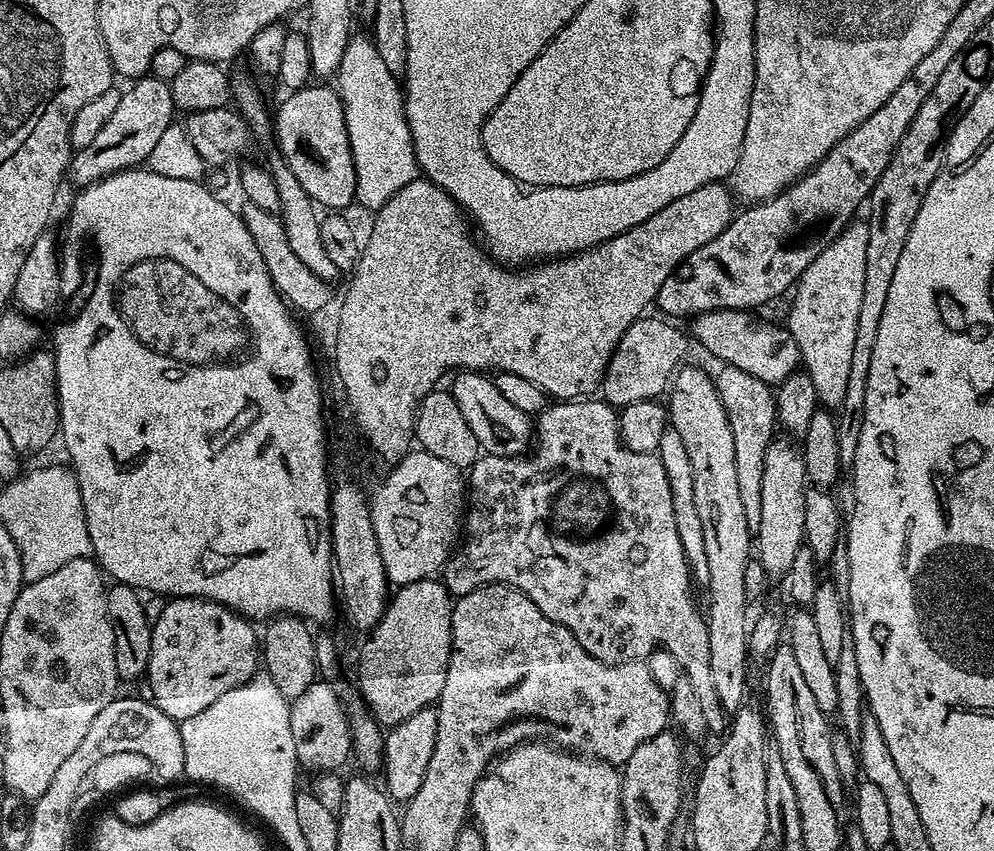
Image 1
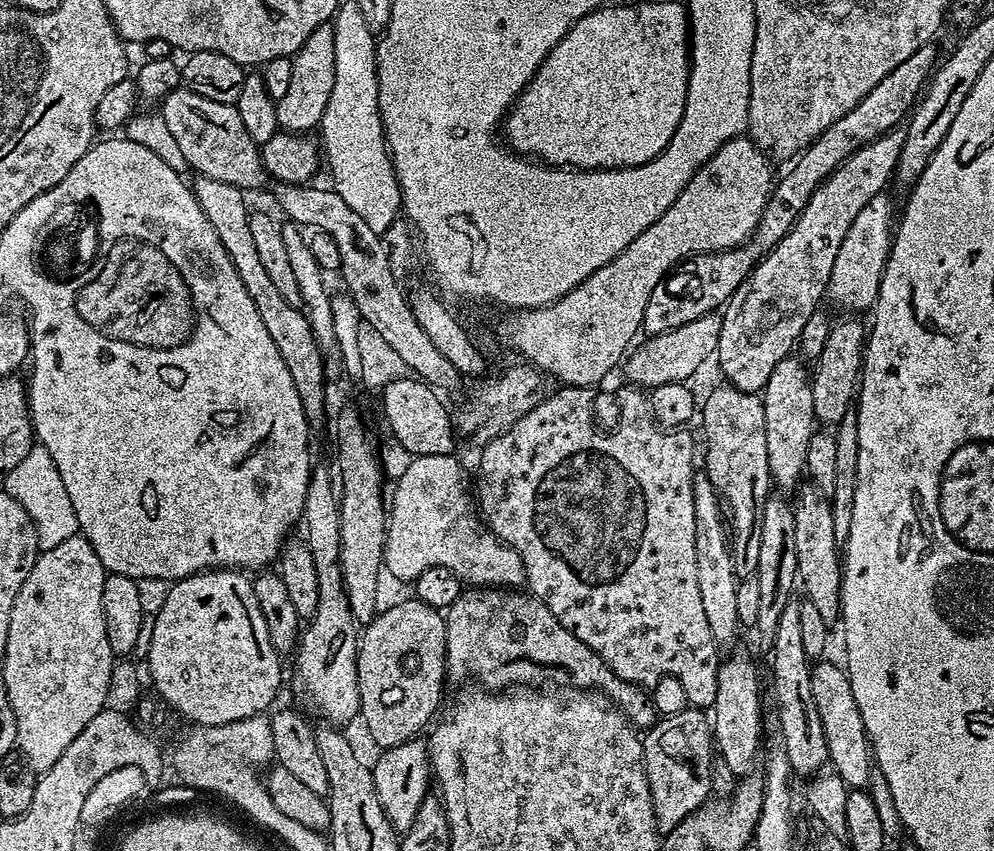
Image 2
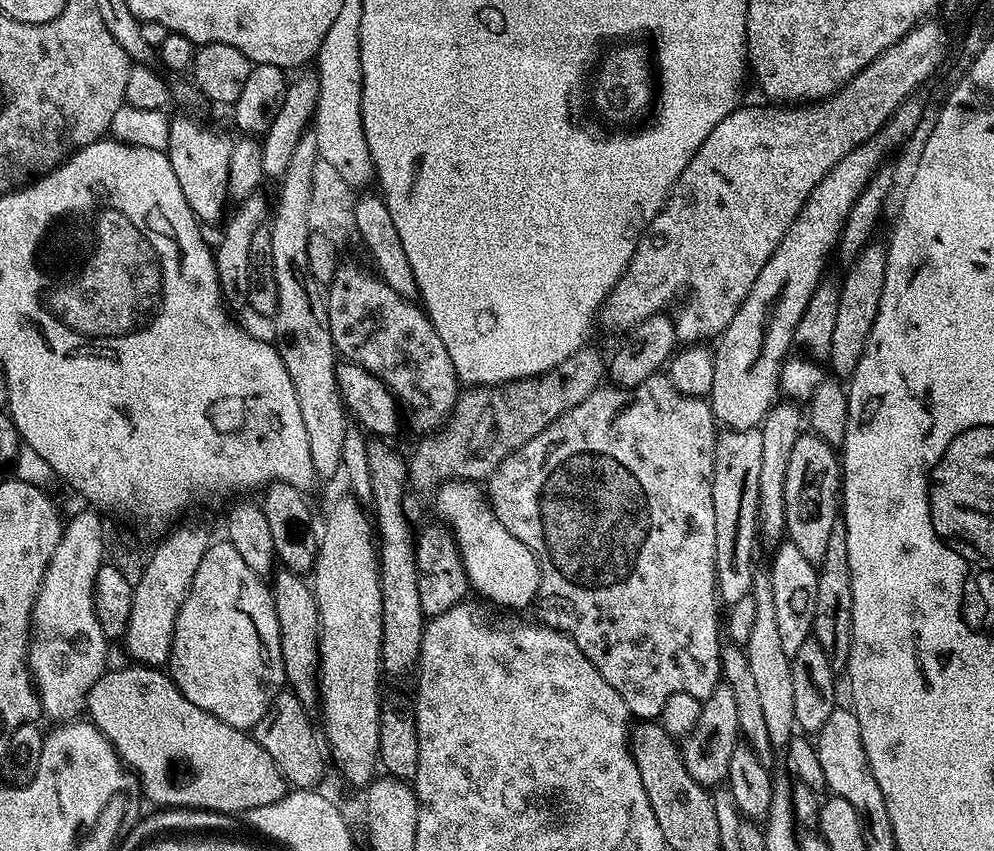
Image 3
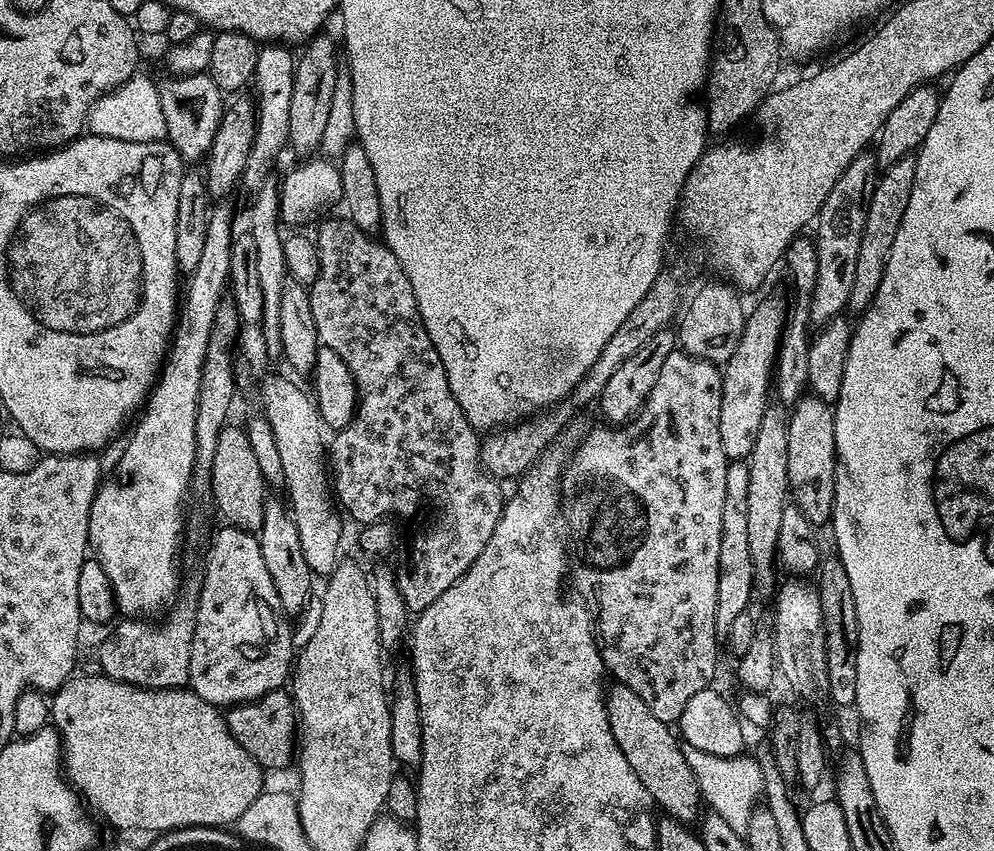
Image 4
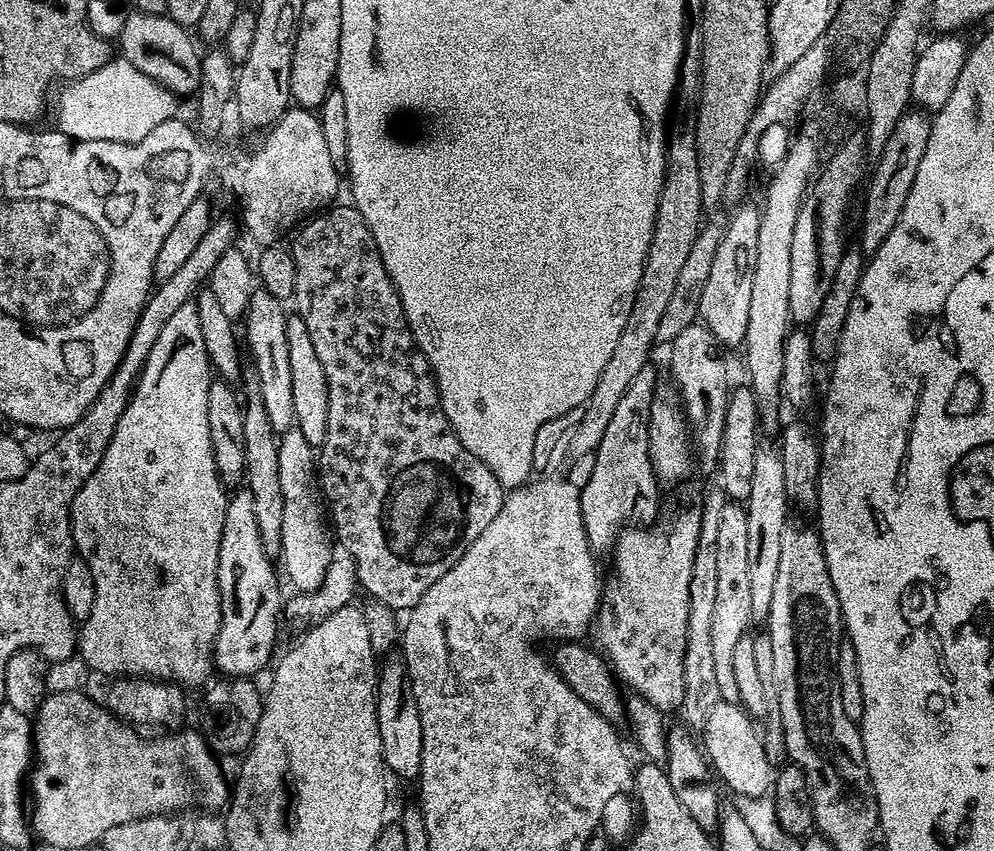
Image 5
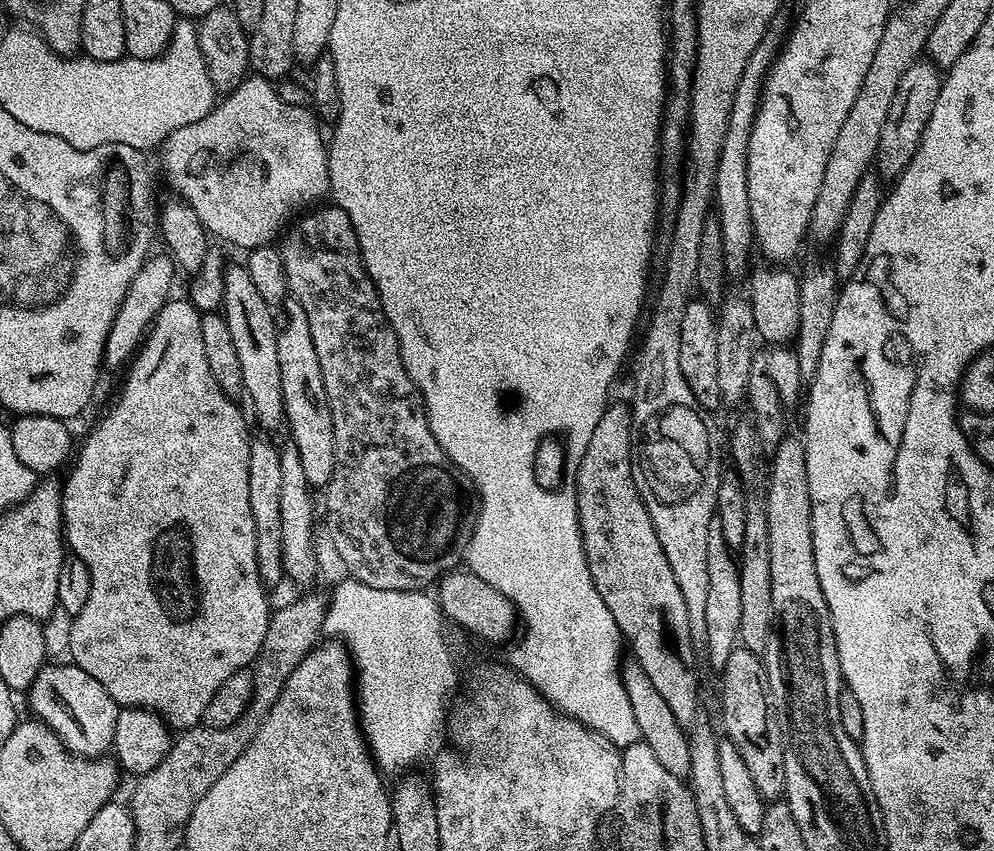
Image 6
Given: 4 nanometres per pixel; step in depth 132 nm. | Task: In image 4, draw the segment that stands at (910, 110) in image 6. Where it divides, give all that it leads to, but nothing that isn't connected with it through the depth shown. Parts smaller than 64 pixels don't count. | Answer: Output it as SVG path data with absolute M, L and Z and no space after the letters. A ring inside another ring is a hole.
M909 154L883 169L877 175L872 196L868 199L866 227L862 229L862 242L858 249L858 263L854 273L854 286L850 290L849 313L862 314L870 306L882 274L886 274L886 258L890 258L890 249L894 247L894 237L898 235L898 226L902 226L902 214L906 214L906 205L910 202L910 190L914 190L916 157Z

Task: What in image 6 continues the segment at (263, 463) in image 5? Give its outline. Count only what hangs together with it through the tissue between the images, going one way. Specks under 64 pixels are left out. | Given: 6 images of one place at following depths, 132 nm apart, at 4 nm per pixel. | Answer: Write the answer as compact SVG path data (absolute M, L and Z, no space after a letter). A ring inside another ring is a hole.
M229 263L224 270L224 289L222 290L222 315L226 318L226 326L230 326L230 335L238 353L238 362L242 369L242 386L246 400L252 403L252 412L256 420L268 432L276 432L285 427L284 399L282 398L282 366L278 366L278 316L274 313L273 305L267 304L260 295L253 280L247 263Z

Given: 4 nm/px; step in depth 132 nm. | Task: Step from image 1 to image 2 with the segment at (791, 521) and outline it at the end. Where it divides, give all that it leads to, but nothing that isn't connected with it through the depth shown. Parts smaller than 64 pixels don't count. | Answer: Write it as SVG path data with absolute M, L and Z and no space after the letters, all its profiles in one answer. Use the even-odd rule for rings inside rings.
M799 355L786 357L774 366L774 374L770 374L762 393L766 414L766 458L770 462L773 485L784 494L791 493L801 483L806 472L806 450L810 450L810 438L818 430L812 378L809 369L804 367L805 361Z

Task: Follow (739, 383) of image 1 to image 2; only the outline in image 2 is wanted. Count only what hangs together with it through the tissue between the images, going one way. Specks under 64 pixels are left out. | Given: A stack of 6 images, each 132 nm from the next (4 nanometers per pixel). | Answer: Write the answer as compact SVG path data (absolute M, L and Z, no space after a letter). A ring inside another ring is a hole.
M720 382L705 400L703 397L702 418L703 414L704 440L708 443L708 453L705 456L703 453L702 468L716 489L716 495L720 497L730 521L734 574L737 578L755 576L758 570L758 549L762 543L762 510L773 487L770 462L766 458L764 401L757 393L743 392L732 384Z

